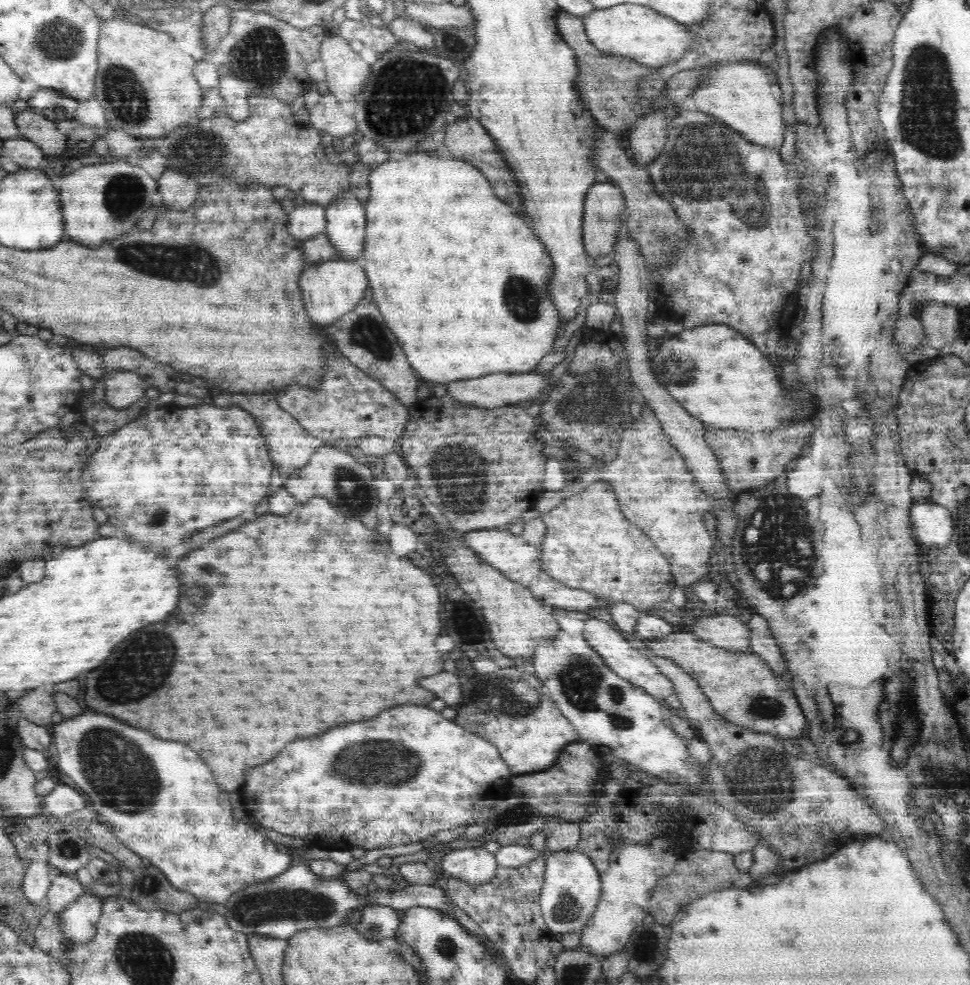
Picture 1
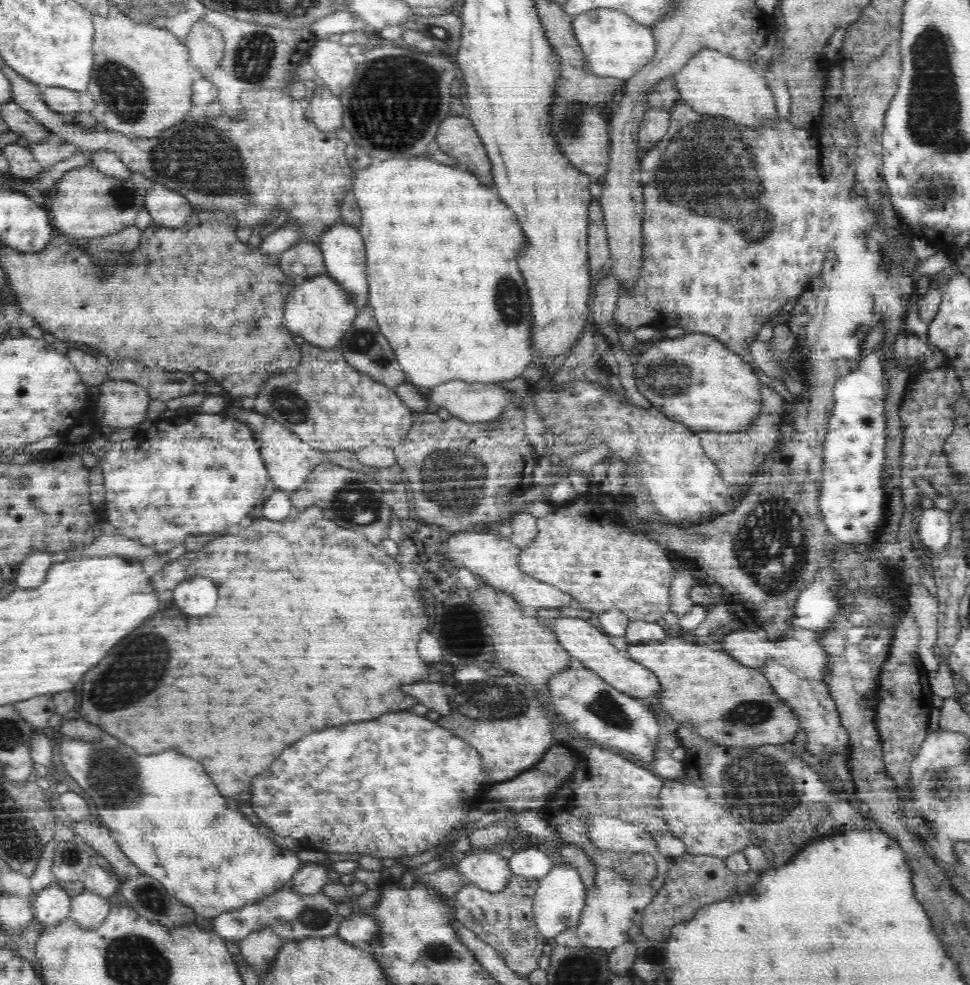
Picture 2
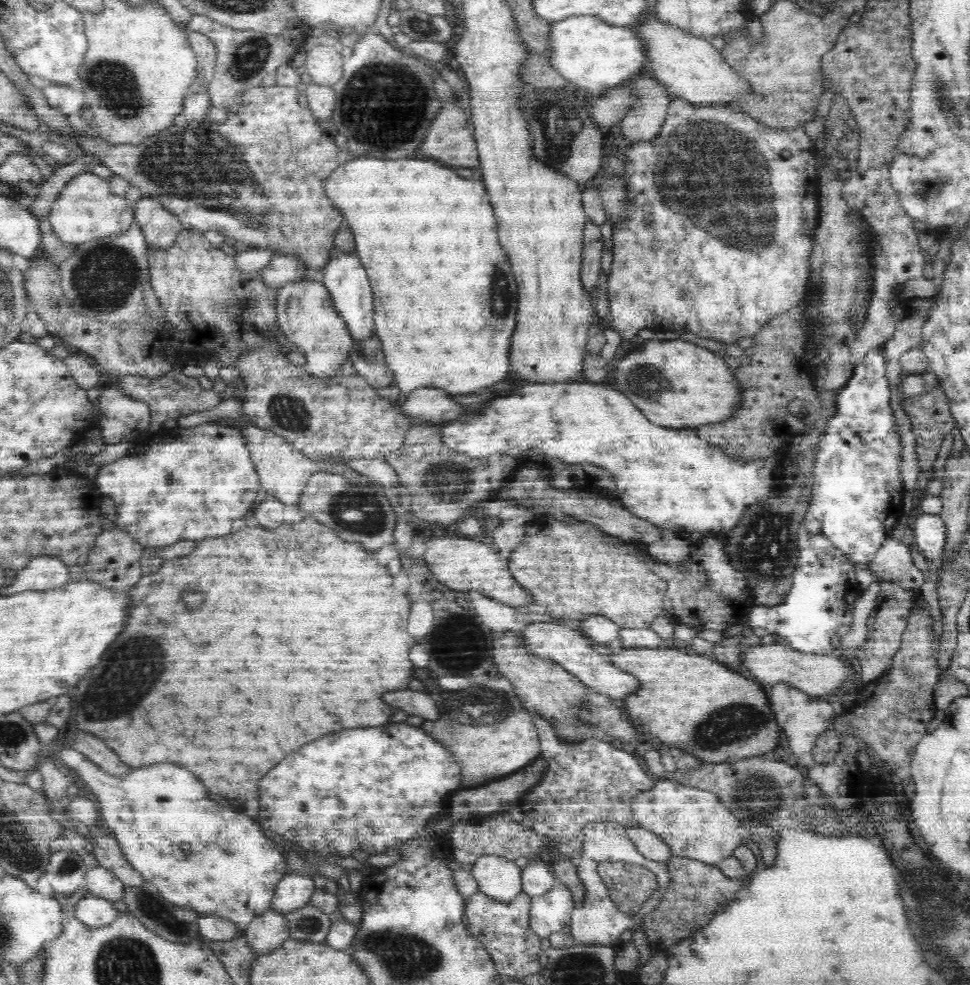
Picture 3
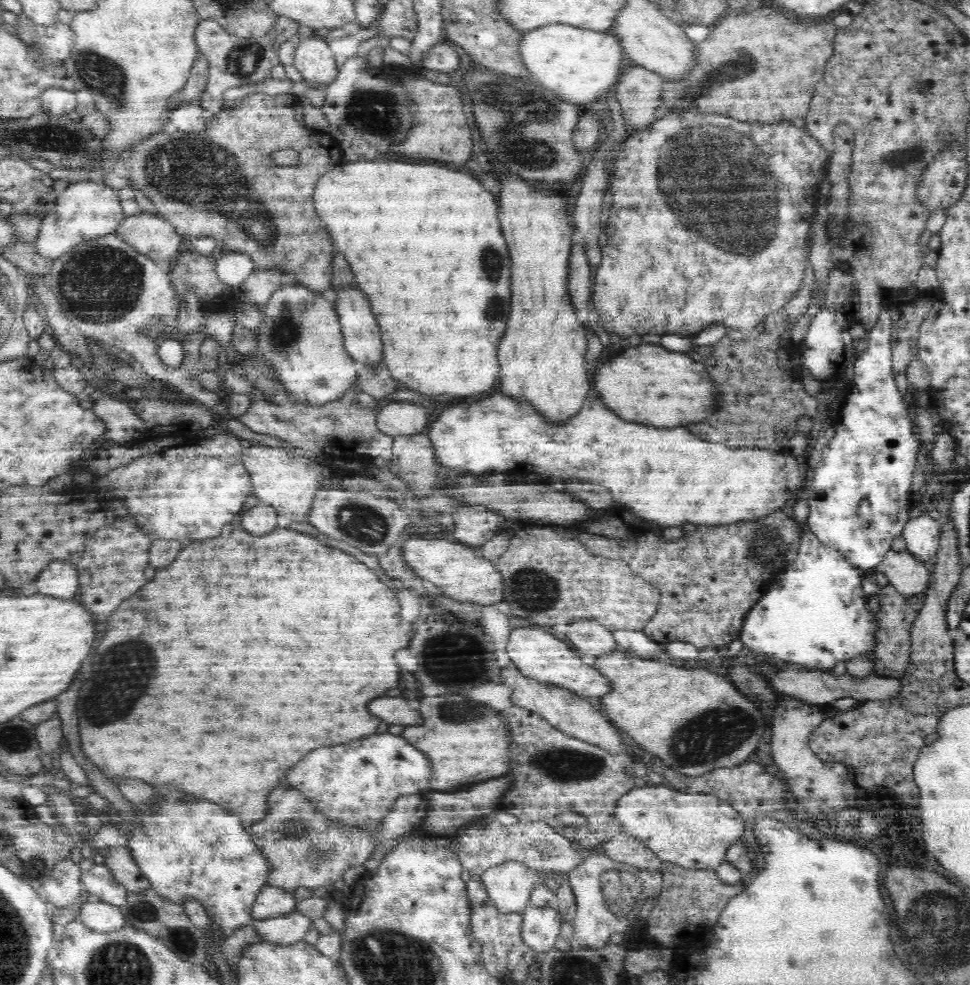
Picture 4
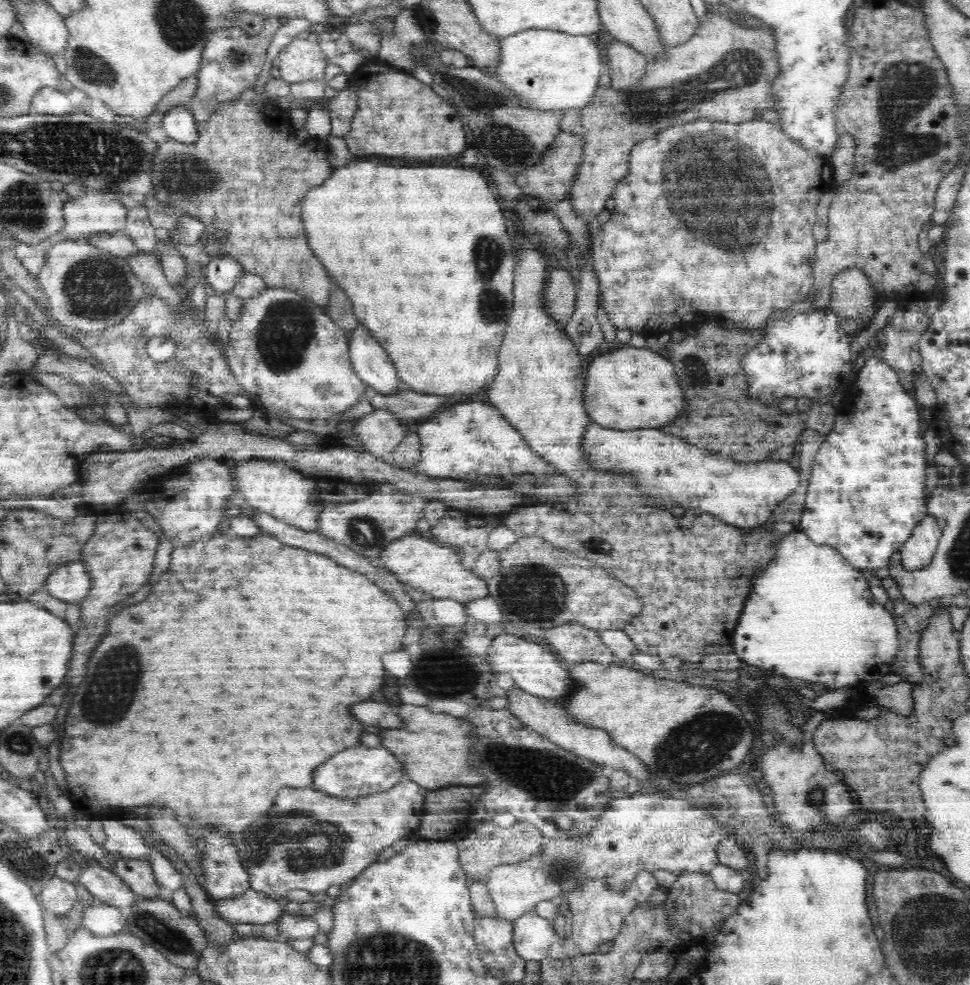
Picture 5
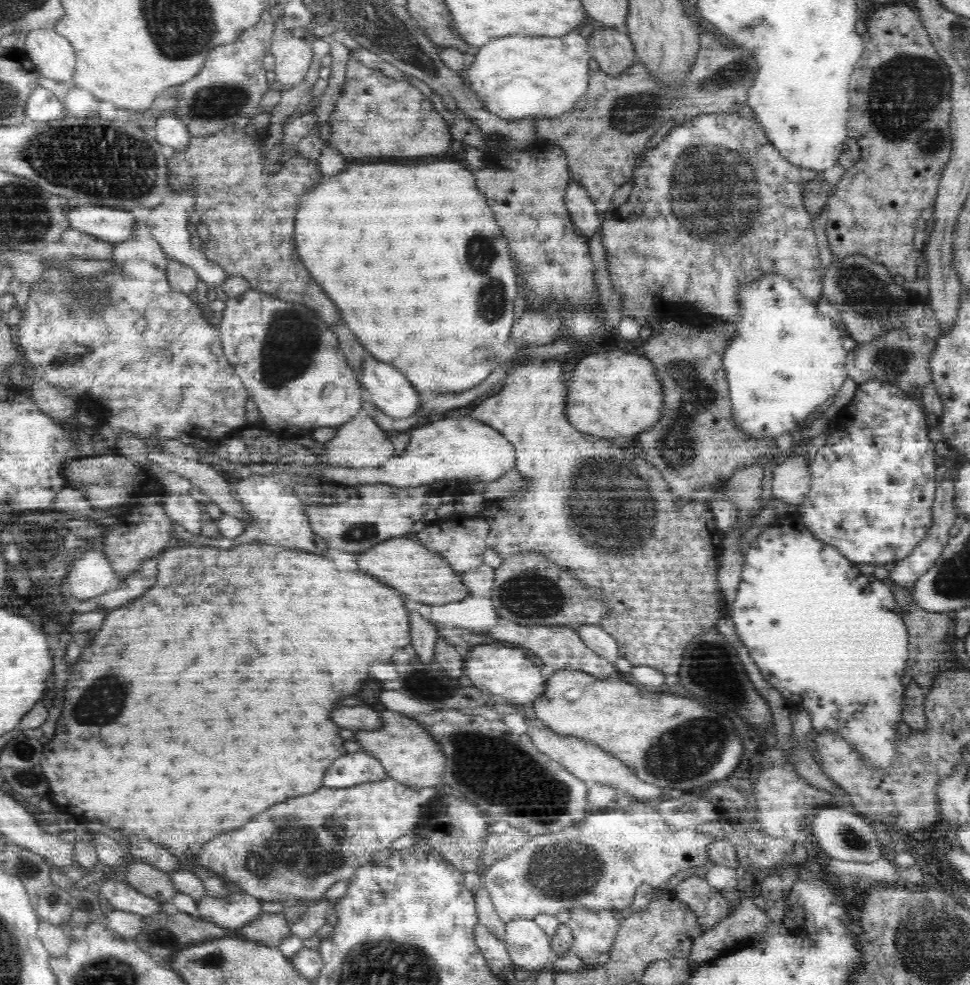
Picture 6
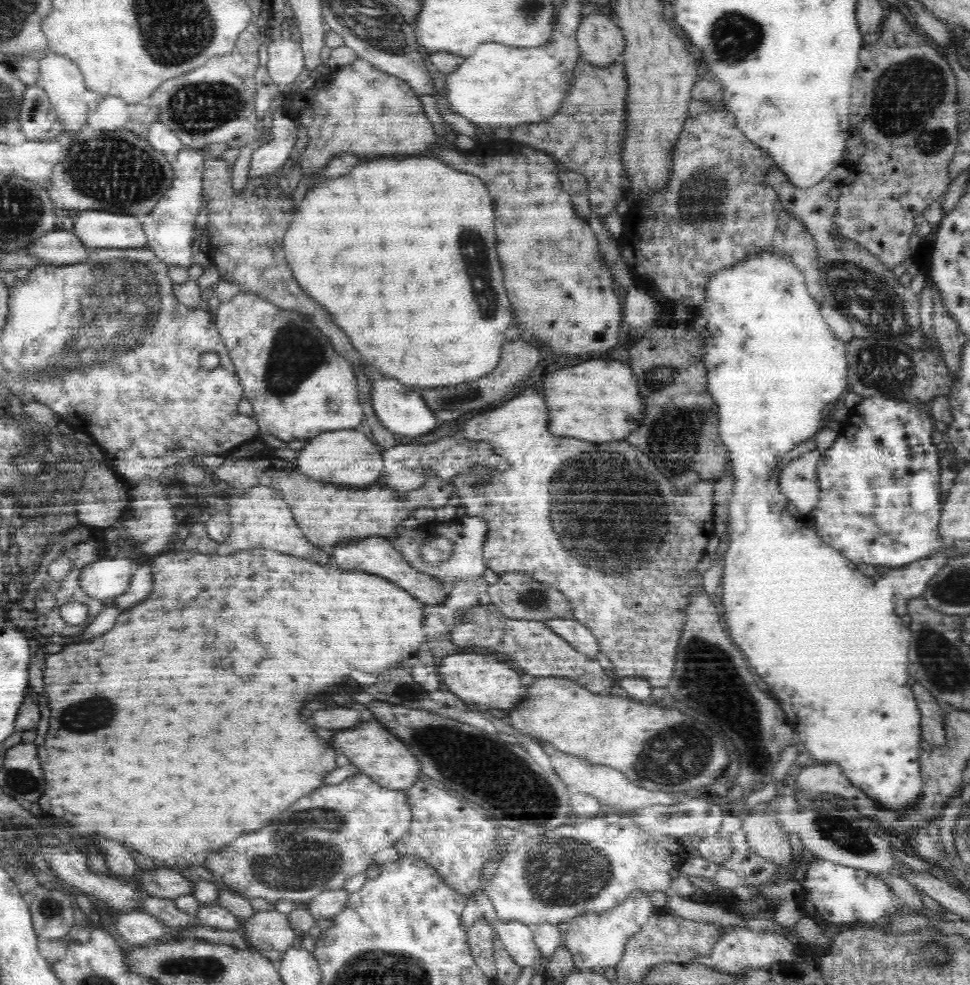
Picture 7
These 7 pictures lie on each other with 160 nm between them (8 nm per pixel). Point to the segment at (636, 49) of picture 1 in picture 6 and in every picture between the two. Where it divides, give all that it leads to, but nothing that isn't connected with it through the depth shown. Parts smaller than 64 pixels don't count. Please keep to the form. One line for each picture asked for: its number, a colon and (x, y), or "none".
2: (615, 46)
3: (595, 56)
4: (578, 65)
5: (551, 70)
6: (519, 76)

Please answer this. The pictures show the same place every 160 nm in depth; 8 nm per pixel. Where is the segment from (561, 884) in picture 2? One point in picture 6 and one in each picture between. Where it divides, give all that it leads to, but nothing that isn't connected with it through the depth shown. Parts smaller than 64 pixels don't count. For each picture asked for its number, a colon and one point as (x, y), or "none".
3: (551, 912)
4: (540, 928)
5: (533, 936)
6: (529, 947)

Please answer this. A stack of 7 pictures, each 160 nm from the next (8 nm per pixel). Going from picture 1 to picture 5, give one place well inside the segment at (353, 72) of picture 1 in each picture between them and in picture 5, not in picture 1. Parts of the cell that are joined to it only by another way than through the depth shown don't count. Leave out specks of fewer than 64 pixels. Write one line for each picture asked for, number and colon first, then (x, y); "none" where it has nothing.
2: (333, 64)
3: (324, 64)
4: (313, 59)
5: (301, 60)

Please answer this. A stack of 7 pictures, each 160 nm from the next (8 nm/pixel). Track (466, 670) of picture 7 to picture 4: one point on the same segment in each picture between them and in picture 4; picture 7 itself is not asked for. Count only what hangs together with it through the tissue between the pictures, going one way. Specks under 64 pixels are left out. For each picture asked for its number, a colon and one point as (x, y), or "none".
4: (538, 655)
5: (535, 668)
6: (509, 674)

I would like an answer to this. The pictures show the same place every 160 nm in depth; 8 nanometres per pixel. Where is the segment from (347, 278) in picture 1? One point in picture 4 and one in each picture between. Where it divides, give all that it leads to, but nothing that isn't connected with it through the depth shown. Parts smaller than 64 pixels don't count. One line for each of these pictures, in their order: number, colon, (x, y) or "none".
2: (319, 309)
3: (306, 316)
4: (301, 336)

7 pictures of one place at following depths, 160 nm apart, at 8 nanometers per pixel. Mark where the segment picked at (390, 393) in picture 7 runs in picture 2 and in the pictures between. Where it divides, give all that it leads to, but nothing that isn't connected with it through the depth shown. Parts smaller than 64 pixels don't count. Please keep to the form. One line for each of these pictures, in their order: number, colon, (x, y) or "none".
2: (343, 250)
3: (344, 277)
4: (362, 342)
5: (371, 363)
6: (386, 387)

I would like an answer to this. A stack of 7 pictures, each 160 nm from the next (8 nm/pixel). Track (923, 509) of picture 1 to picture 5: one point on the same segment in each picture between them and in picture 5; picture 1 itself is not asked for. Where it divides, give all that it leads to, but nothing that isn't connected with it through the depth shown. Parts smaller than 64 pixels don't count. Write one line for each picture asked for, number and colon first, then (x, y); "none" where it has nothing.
2: (933, 525)
3: (929, 530)
4: (922, 534)
5: (918, 551)

